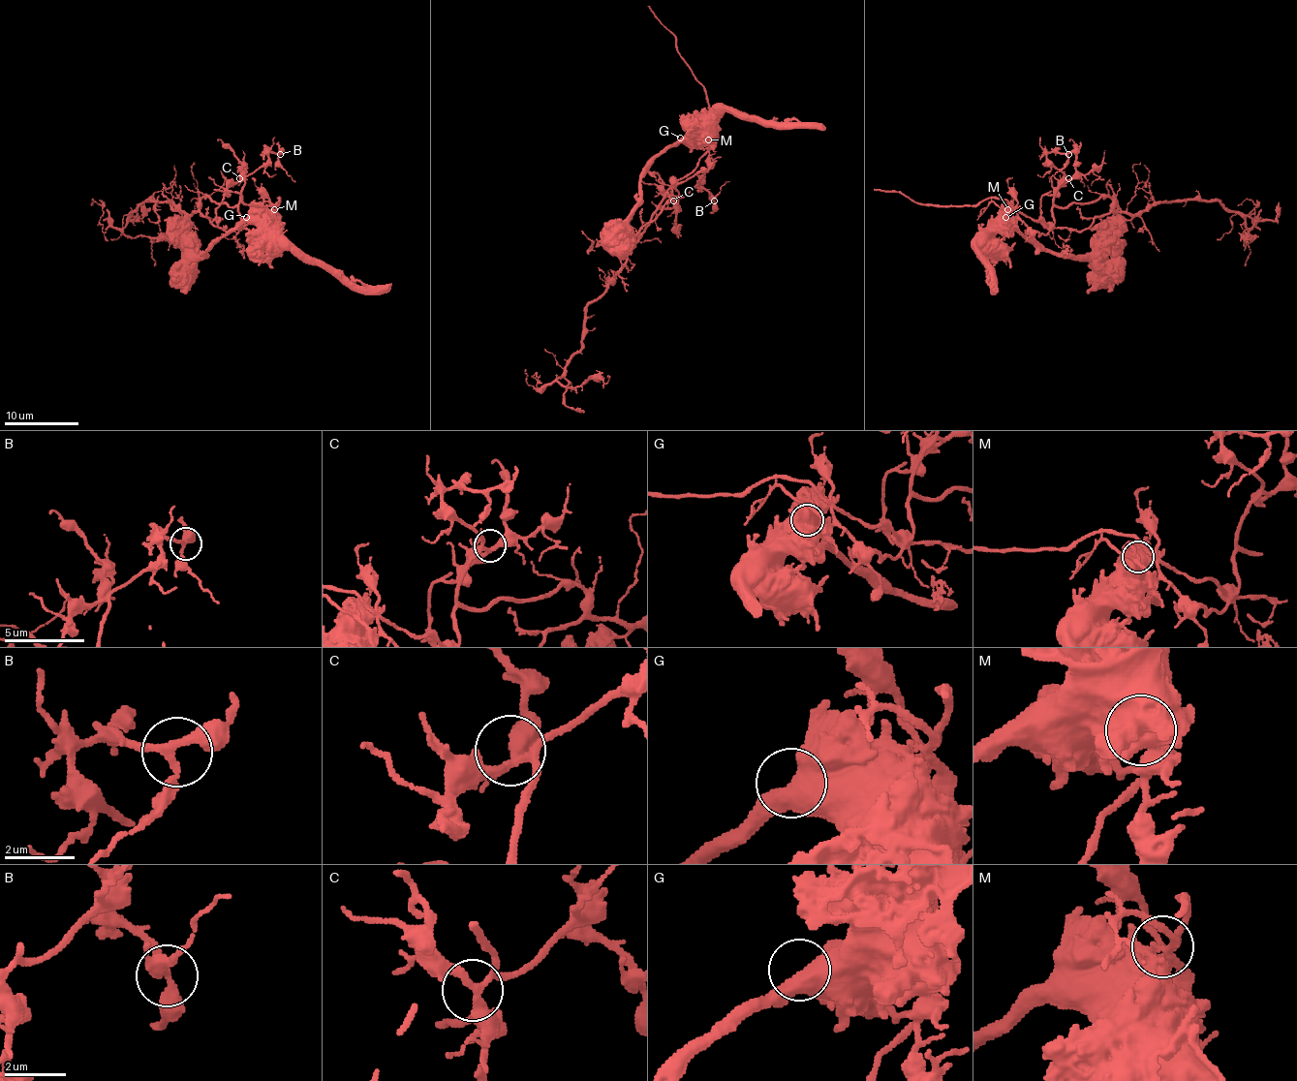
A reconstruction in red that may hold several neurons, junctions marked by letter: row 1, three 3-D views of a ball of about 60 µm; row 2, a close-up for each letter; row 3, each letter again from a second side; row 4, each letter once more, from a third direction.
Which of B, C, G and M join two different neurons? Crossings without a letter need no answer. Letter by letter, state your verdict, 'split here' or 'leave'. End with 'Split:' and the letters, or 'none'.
B: leave
C: leave
G: leave
M: split here
Split: M

